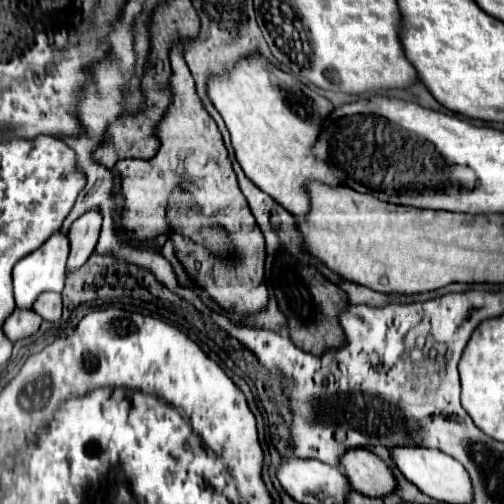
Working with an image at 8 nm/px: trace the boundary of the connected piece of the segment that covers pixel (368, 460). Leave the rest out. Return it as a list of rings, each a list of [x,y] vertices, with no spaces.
[[[354,447],[342,453],[340,467],[350,487],[368,497],[382,497],[396,489],[392,471],[382,459],[364,447]]]

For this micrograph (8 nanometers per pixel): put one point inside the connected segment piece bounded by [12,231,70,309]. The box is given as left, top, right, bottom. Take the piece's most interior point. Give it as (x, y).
(44, 270)

